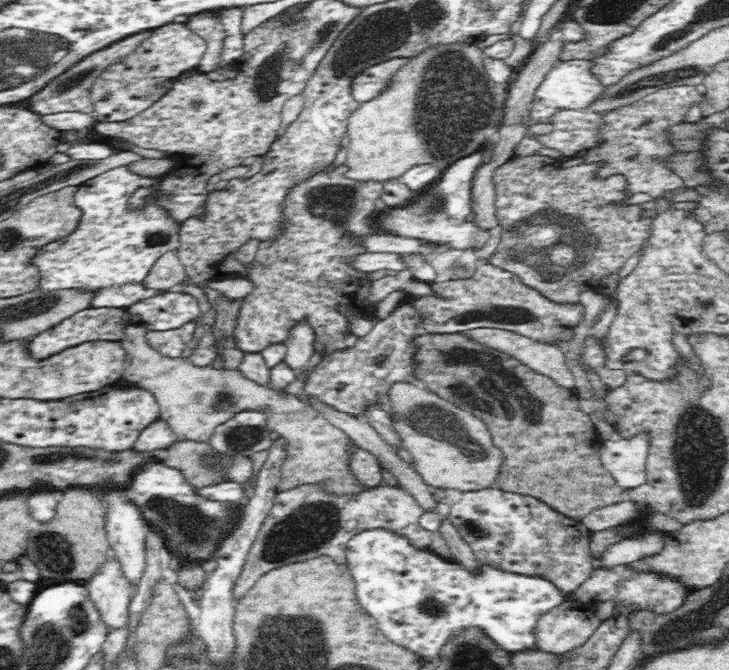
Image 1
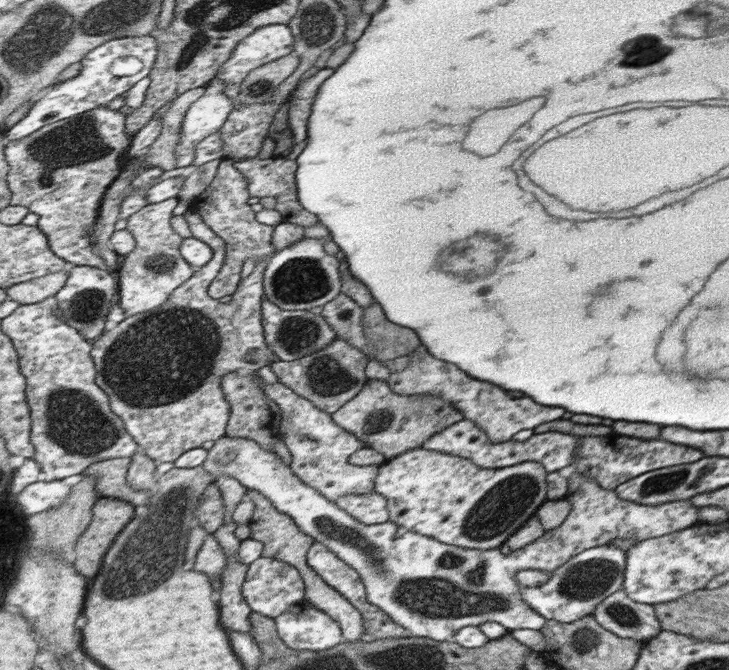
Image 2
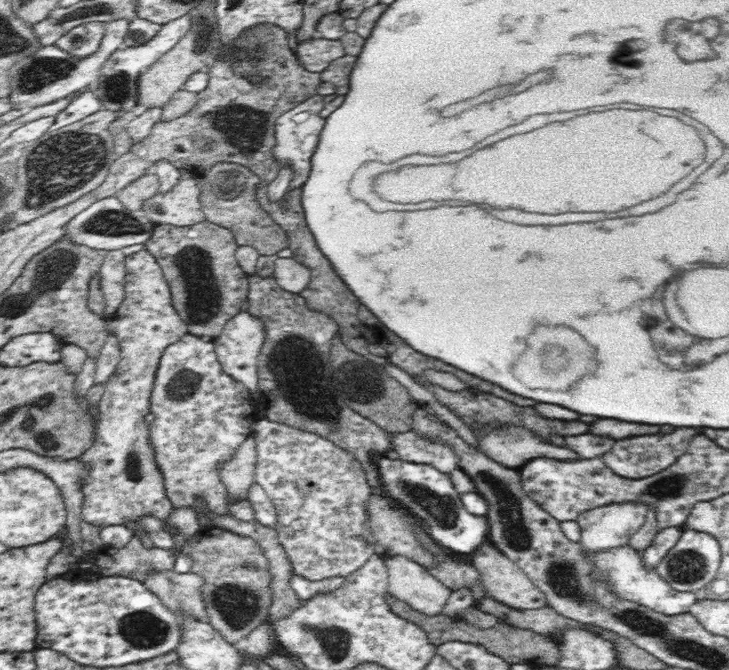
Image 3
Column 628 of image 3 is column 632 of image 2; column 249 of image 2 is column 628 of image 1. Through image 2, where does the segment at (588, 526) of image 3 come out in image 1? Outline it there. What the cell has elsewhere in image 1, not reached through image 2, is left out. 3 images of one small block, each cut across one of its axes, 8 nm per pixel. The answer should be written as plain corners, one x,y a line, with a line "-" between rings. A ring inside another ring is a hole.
638,434
630,440
612,438
602,444
602,464
624,490
634,490
646,482
650,442
650,434

